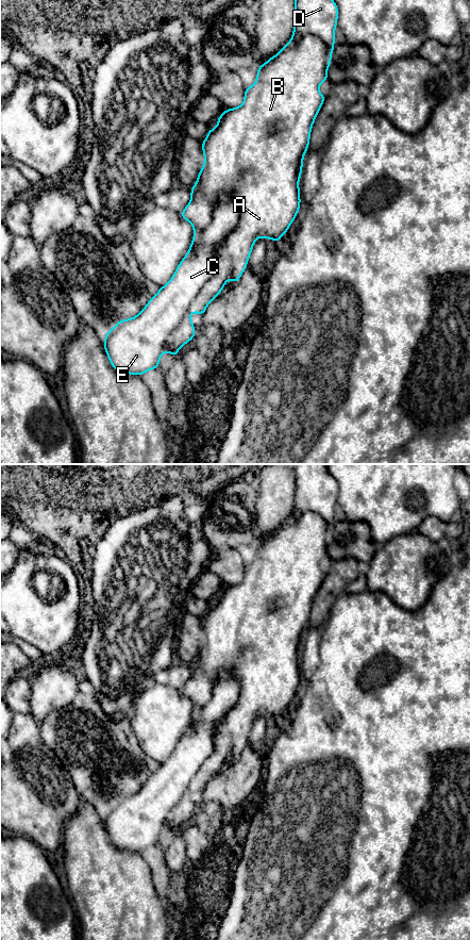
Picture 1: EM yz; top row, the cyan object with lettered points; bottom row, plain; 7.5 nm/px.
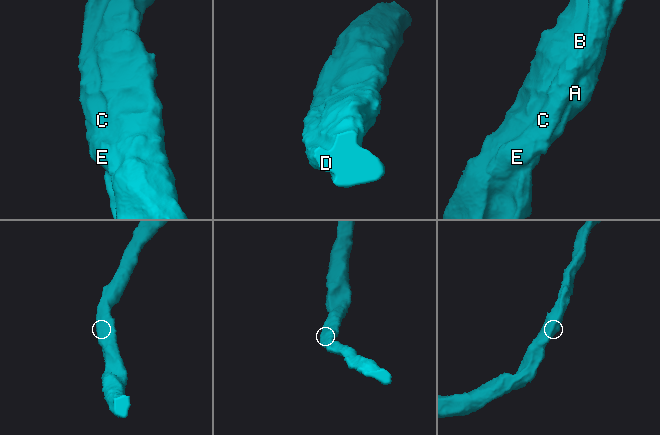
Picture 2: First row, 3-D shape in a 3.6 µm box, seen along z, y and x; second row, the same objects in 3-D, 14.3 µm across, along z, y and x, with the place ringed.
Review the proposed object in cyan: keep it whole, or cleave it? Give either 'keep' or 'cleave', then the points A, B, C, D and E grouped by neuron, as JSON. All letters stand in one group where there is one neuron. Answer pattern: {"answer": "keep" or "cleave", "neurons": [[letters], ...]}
{"answer": "keep", "neurons": [["A", "B", "C", "D", "E"]]}

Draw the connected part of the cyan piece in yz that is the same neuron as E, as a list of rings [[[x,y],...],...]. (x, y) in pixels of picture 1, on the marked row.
[[[295,0],[295,23],[290,40],[274,56],[268,59],[265,64],[258,65],[256,81],[252,86],[245,88],[242,104],[237,108],[226,109],[216,120],[218,125],[214,129],[208,130],[205,139],[202,142],[204,164],[199,171],[196,184],[190,188],[190,201],[180,213],[182,218],[189,221],[194,228],[194,238],[190,247],[179,263],[168,283],[160,287],[160,291],[147,302],[141,312],[132,318],[117,321],[115,326],[106,332],[103,347],[115,370],[141,376],[146,372],[158,368],[160,360],[164,352],[169,352],[173,357],[177,357],[178,351],[186,343],[192,341],[196,335],[190,314],[195,312],[203,316],[208,304],[214,298],[220,295],[229,279],[232,279],[234,284],[238,282],[248,265],[249,257],[257,238],[266,237],[268,241],[273,240],[279,244],[281,237],[286,234],[291,222],[296,219],[301,203],[299,181],[302,174],[303,159],[309,146],[313,125],[325,99],[325,96],[320,93],[319,86],[324,81],[329,81],[328,69],[335,47],[334,39],[337,19],[338,7],[334,0]]]

